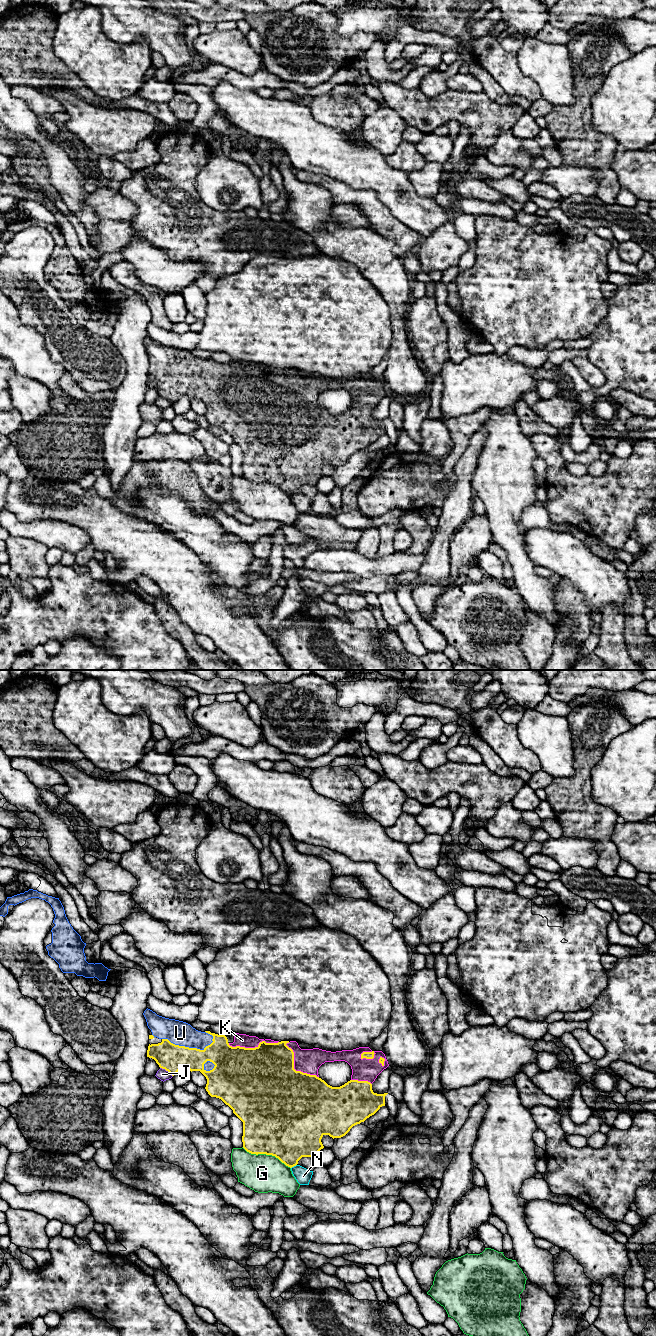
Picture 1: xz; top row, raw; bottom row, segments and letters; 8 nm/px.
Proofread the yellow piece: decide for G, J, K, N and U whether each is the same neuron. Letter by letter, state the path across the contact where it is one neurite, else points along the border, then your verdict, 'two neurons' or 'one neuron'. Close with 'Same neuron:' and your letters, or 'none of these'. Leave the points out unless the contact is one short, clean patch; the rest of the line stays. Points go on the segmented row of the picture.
G: two neurons
J: border xz (160, 1067), (164, 1068), (172, 1076); two neurons
K: one neuron
N: two neurons
U: one neuron
Same neuron: K, U

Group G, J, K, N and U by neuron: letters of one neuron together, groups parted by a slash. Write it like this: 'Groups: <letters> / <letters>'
Groups: G / J / K U / N

